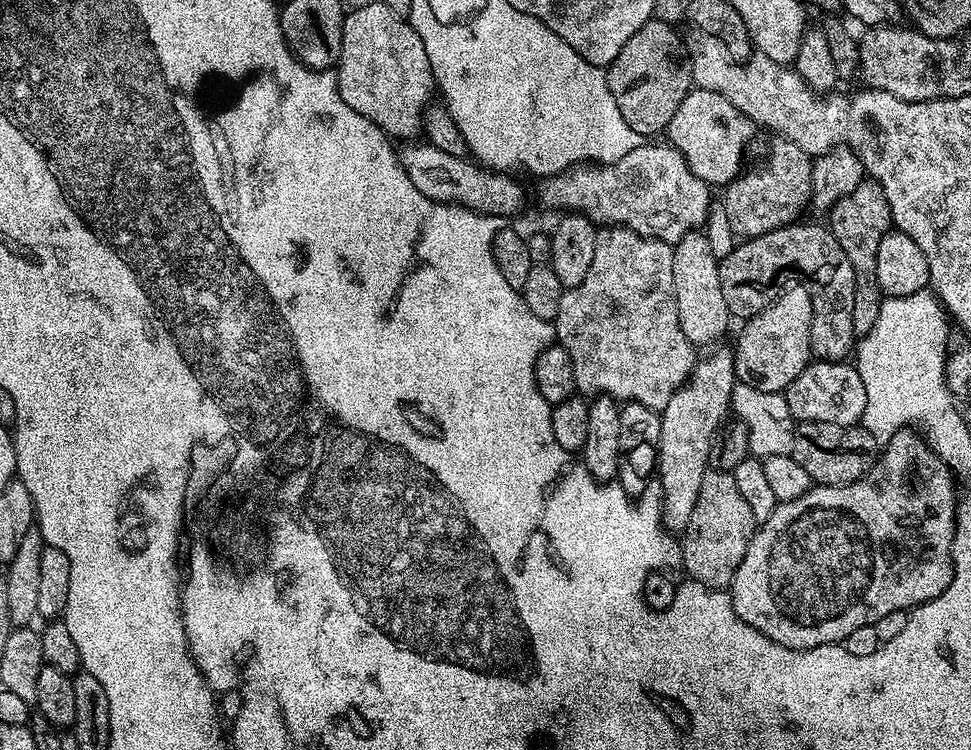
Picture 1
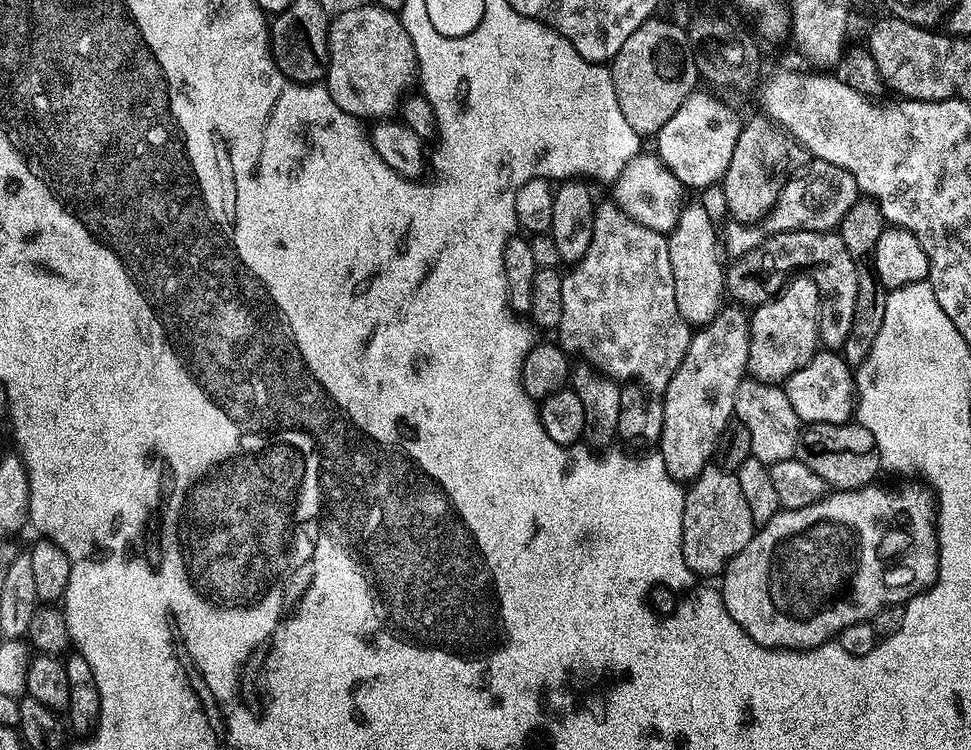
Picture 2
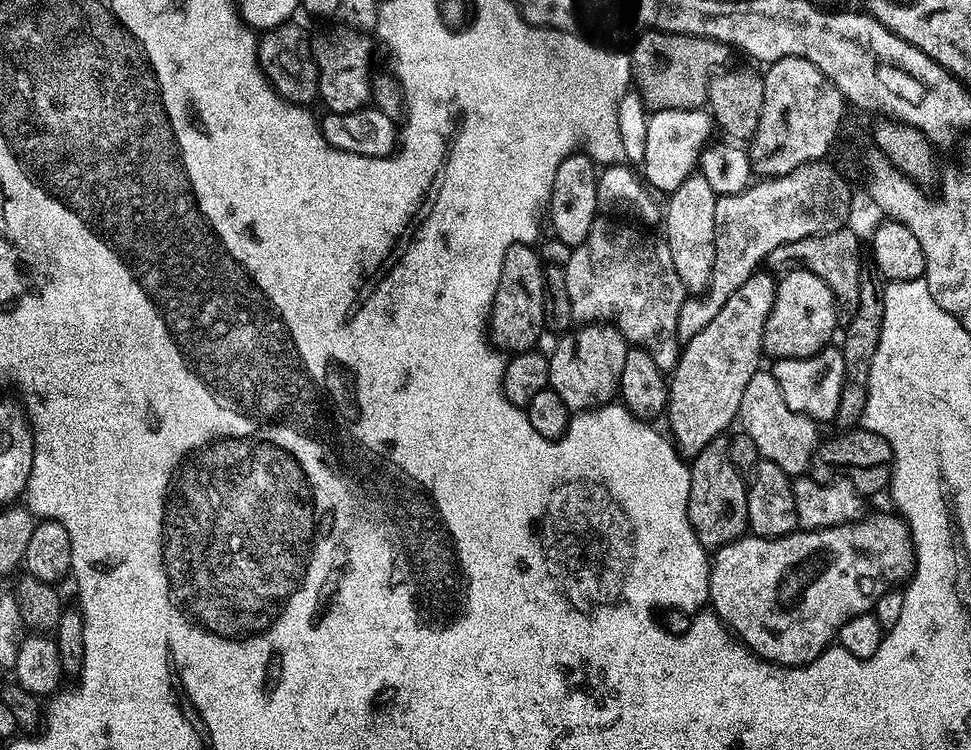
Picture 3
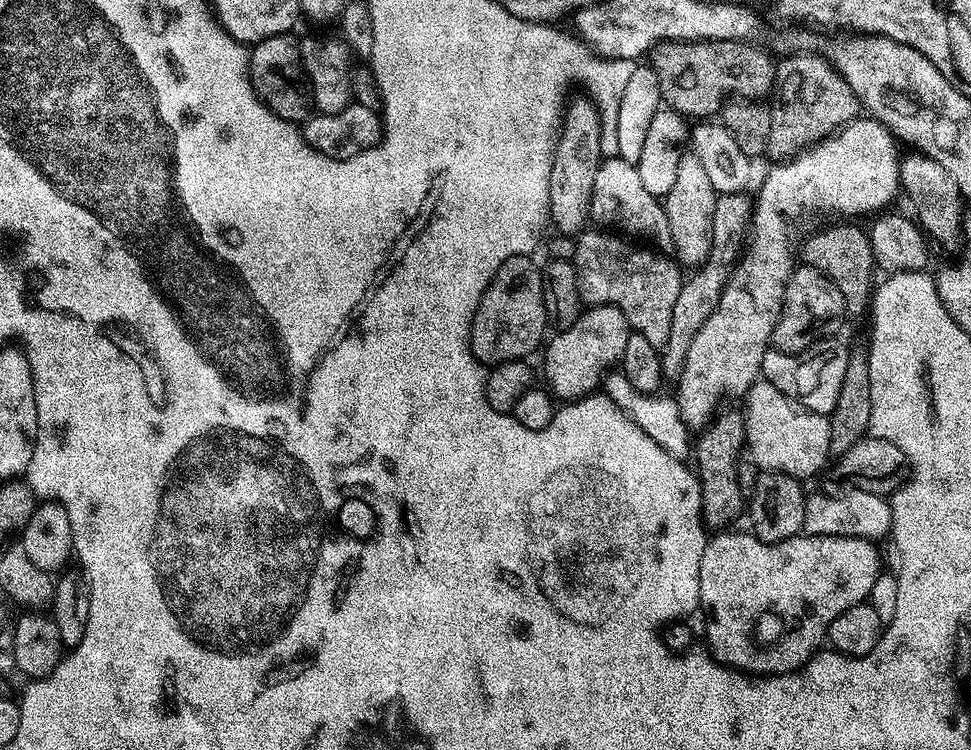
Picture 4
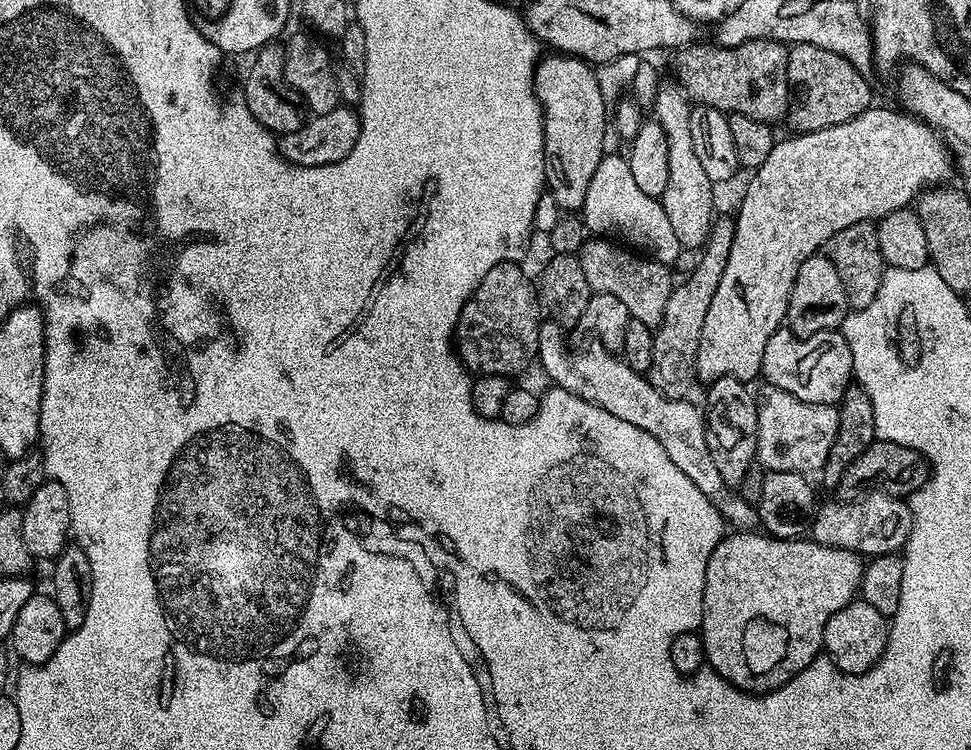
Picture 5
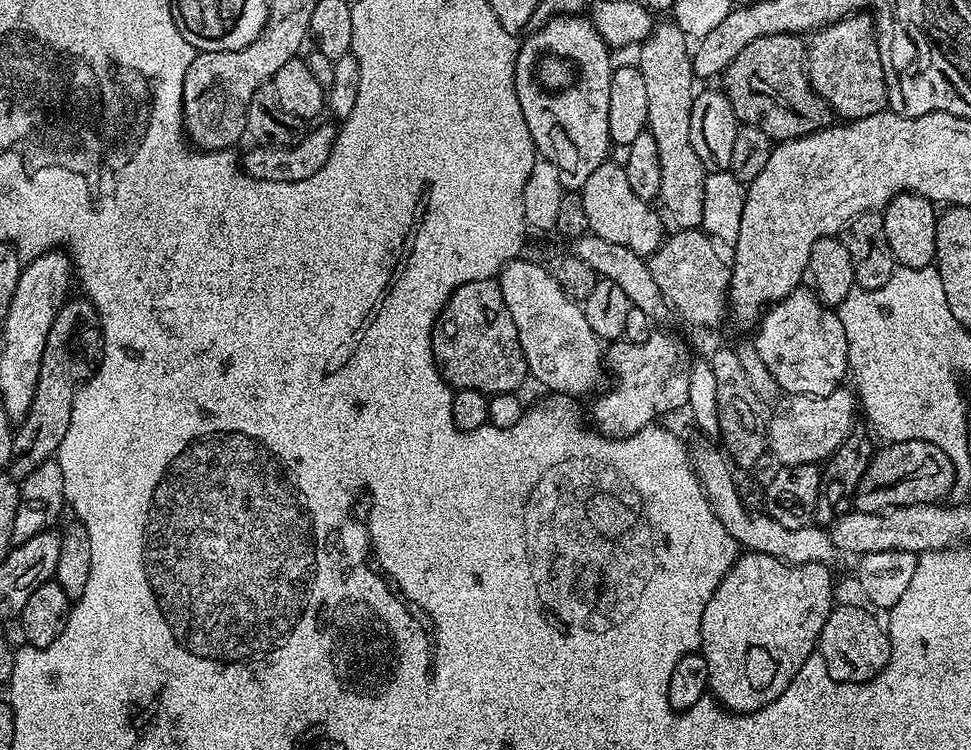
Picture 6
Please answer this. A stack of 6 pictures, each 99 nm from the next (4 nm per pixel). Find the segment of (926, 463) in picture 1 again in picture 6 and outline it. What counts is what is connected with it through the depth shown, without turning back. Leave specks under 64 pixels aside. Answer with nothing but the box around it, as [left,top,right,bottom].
[699,551,834,714]

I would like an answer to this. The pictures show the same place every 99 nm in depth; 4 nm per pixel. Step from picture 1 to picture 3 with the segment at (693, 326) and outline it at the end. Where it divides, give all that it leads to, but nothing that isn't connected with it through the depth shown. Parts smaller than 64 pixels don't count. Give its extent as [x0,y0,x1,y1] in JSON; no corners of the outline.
[662,174,717,294]

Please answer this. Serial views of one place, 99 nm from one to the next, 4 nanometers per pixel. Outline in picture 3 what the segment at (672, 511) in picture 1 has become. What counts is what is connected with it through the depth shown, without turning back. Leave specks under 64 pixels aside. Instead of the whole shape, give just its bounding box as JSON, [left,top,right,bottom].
[666,270,777,457]

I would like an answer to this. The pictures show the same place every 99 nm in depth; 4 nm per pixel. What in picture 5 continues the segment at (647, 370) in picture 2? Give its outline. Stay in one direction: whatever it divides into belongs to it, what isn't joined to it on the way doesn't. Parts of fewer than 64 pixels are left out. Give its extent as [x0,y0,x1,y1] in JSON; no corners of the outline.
[579,238,674,329]

